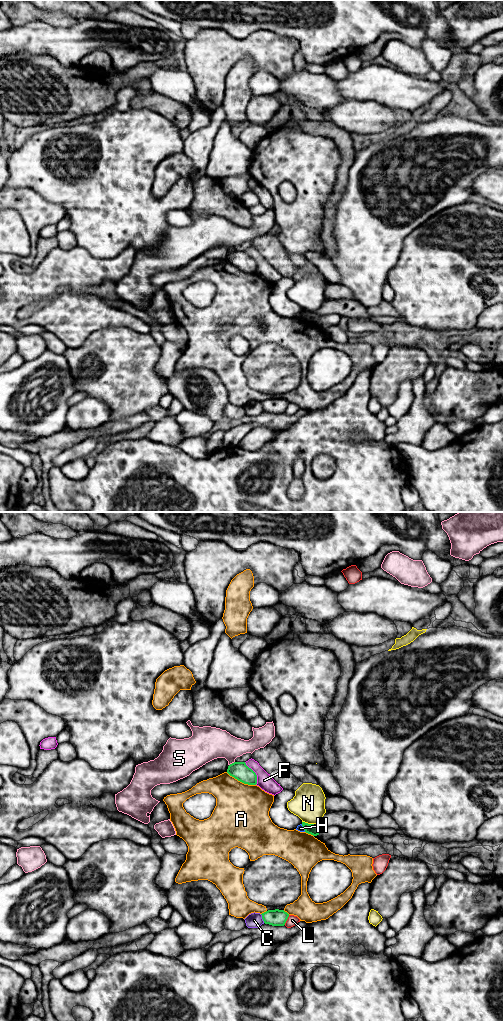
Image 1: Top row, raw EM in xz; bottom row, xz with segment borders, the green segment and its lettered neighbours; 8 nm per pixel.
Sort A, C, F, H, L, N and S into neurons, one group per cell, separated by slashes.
A / C / F / H / L / N / S

